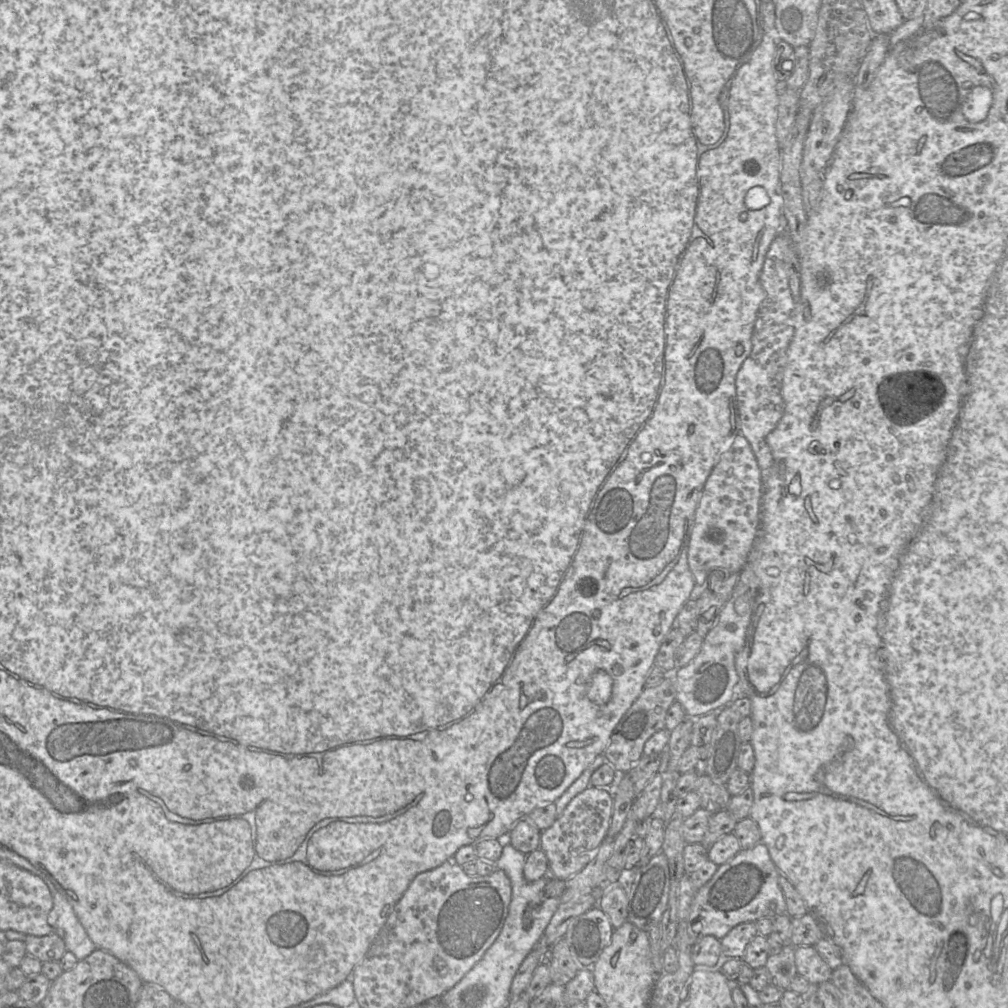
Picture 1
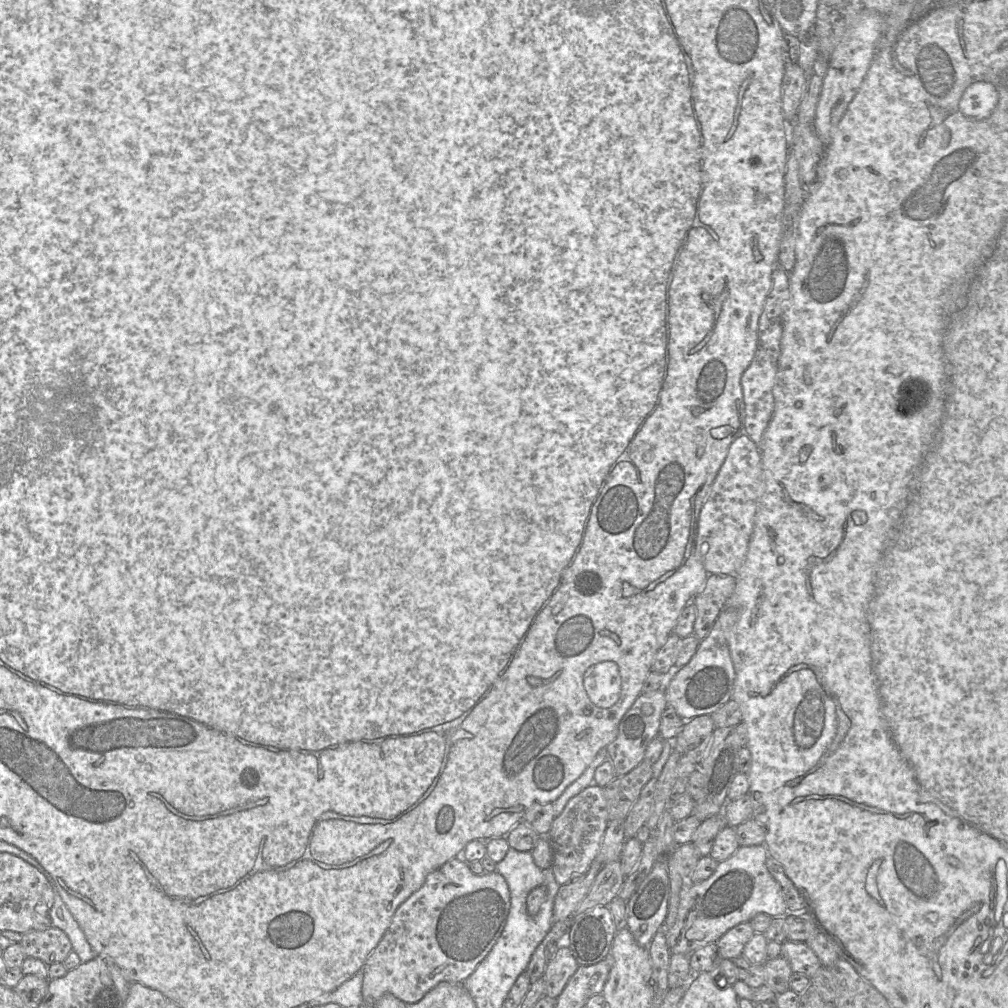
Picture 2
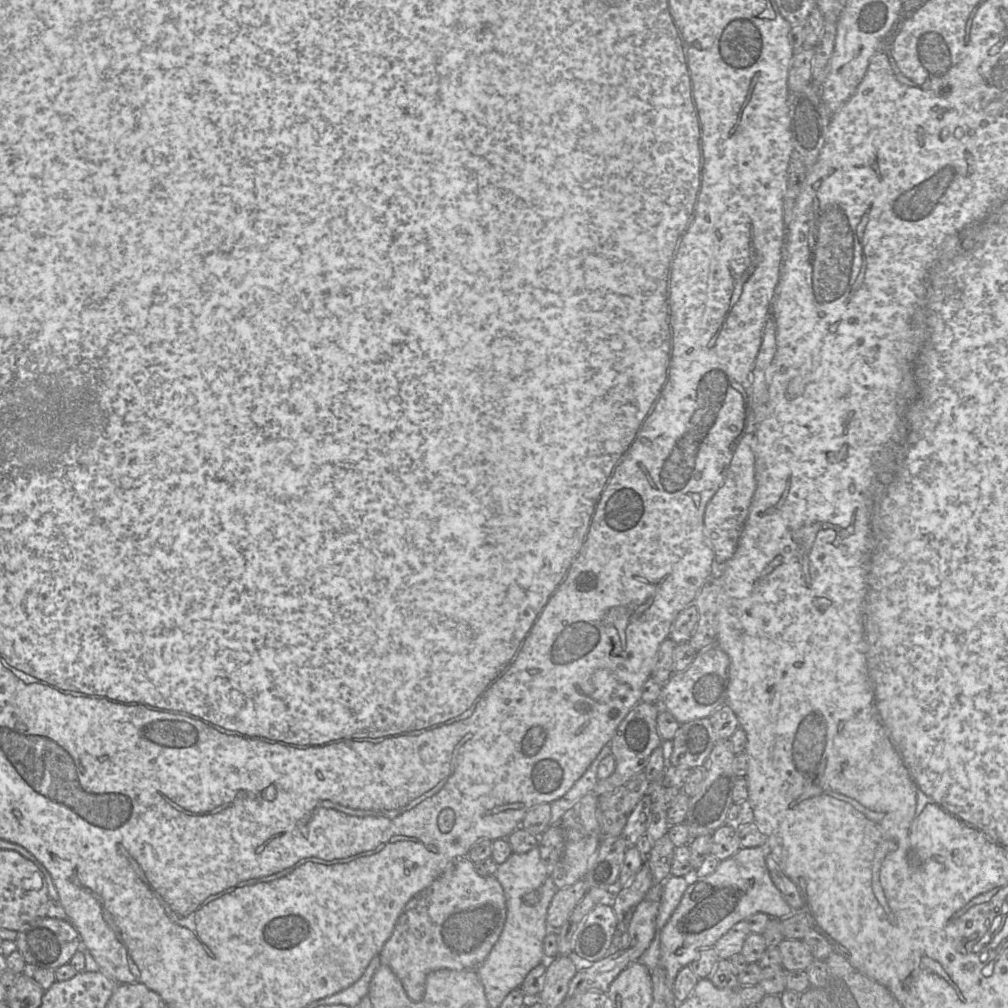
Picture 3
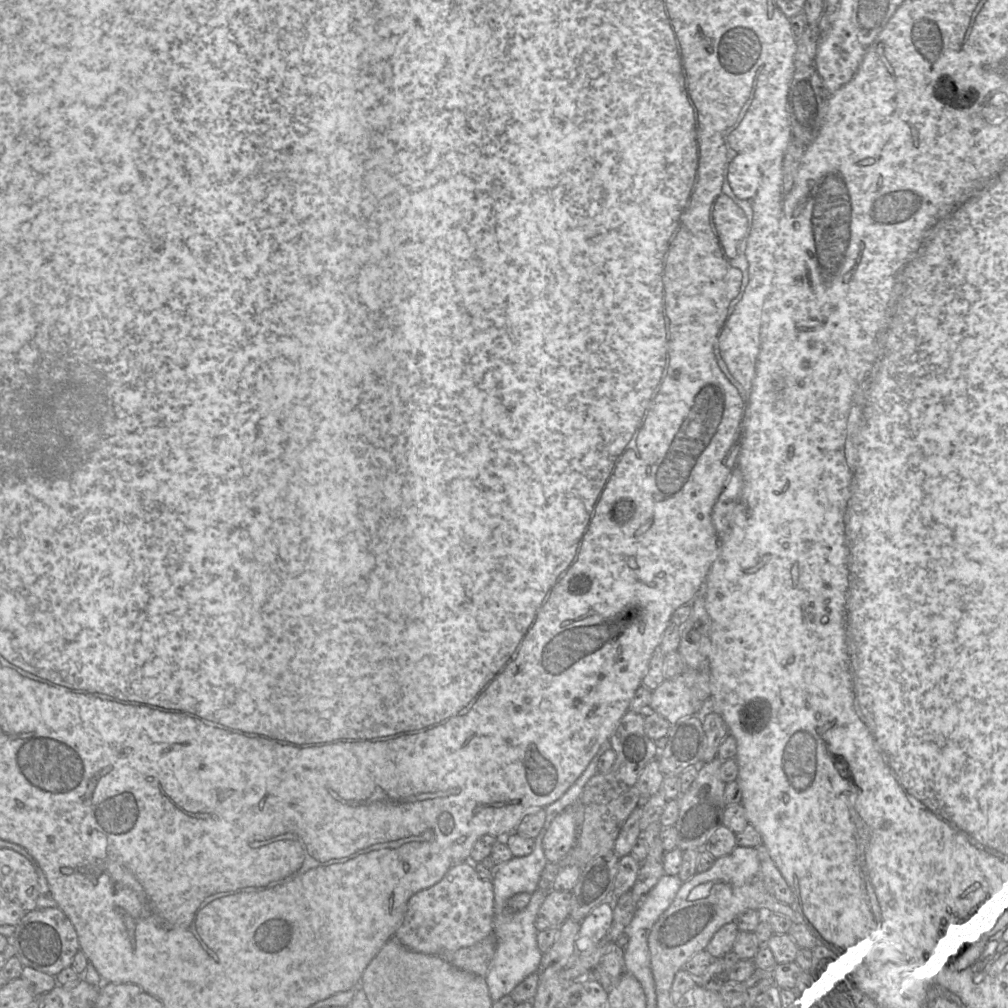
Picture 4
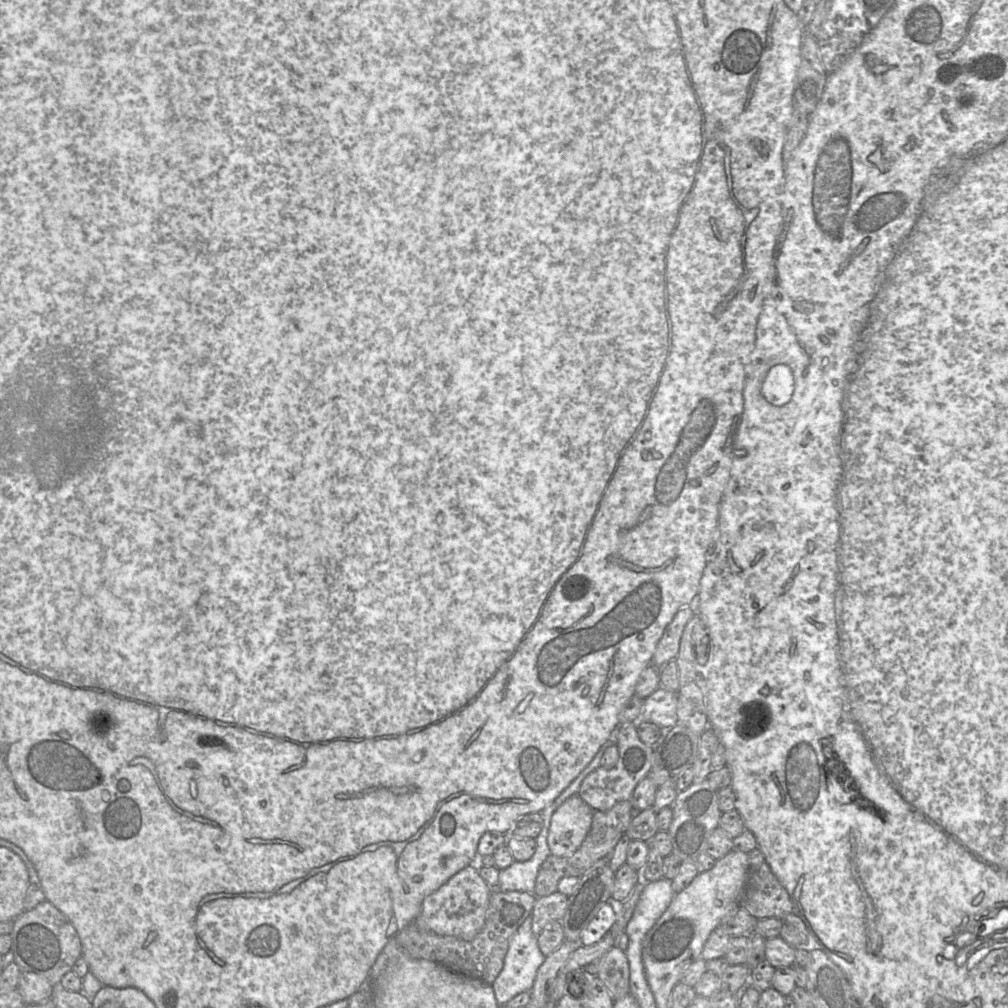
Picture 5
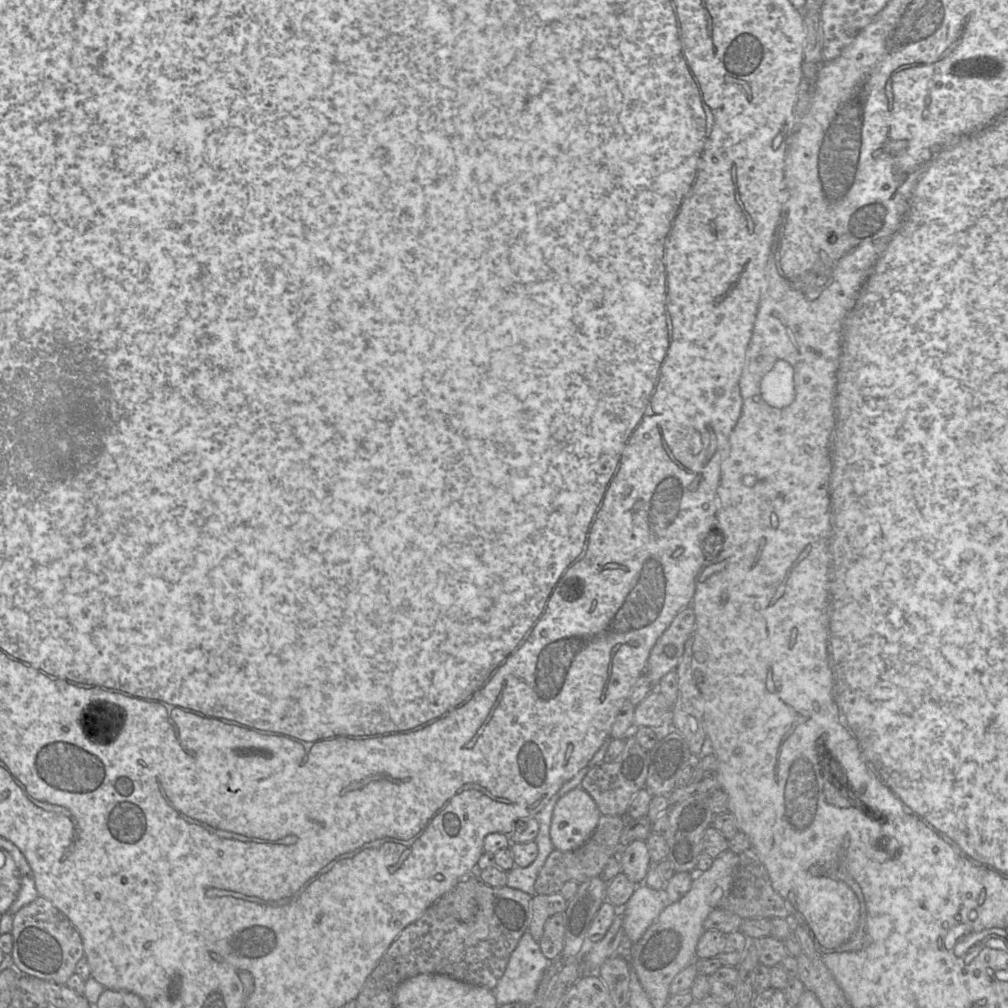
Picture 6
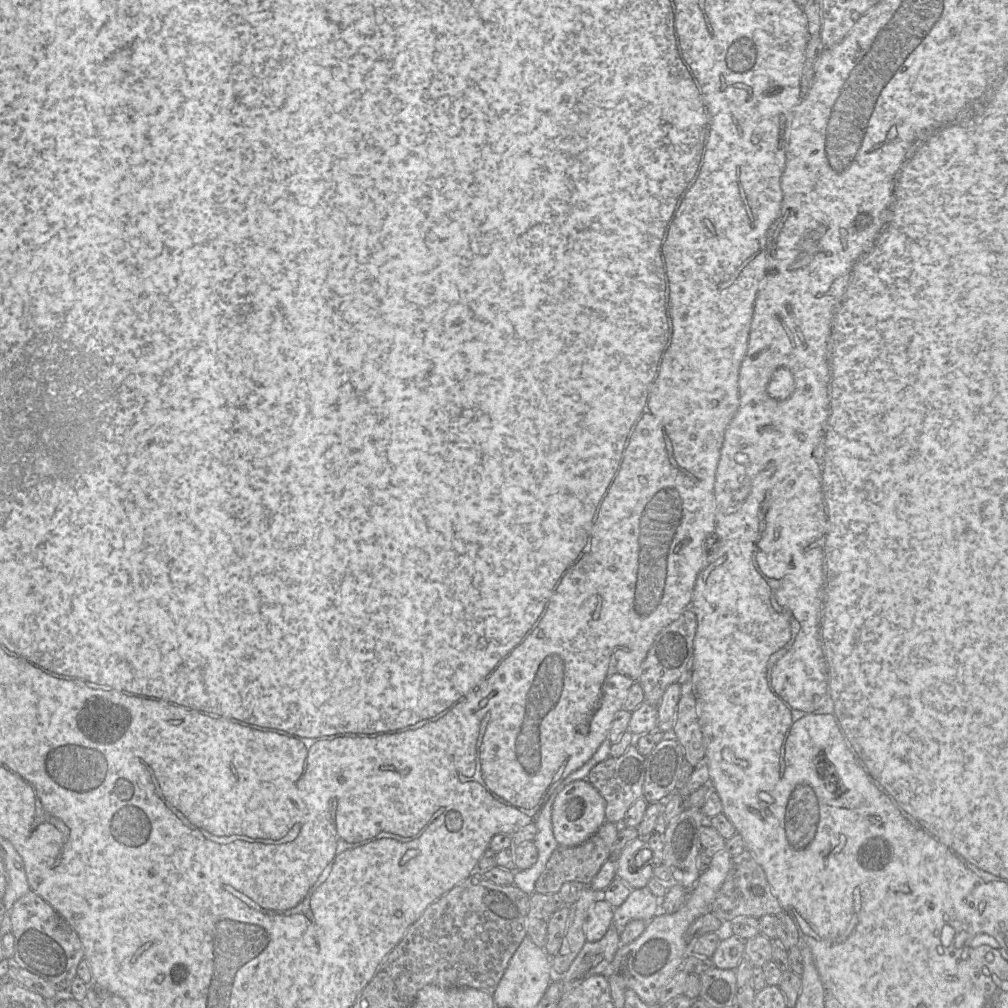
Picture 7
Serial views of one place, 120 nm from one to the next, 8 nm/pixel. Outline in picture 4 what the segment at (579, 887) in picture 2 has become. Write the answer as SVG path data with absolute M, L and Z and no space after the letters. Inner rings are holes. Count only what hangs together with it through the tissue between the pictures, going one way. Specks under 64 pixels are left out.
M549 891L537 913L535 921L537 931L559 928L569 918L571 899L571 891Z

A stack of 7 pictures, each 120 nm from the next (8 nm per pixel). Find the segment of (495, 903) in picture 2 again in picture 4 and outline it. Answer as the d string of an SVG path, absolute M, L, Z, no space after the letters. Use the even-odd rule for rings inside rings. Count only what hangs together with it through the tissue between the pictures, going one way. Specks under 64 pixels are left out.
M463 862L452 867L434 886L414 894L408 901L402 924L395 933L396 939L406 948L428 955L444 955L475 945L493 932L494 887L482 879L475 869L477 862Z

